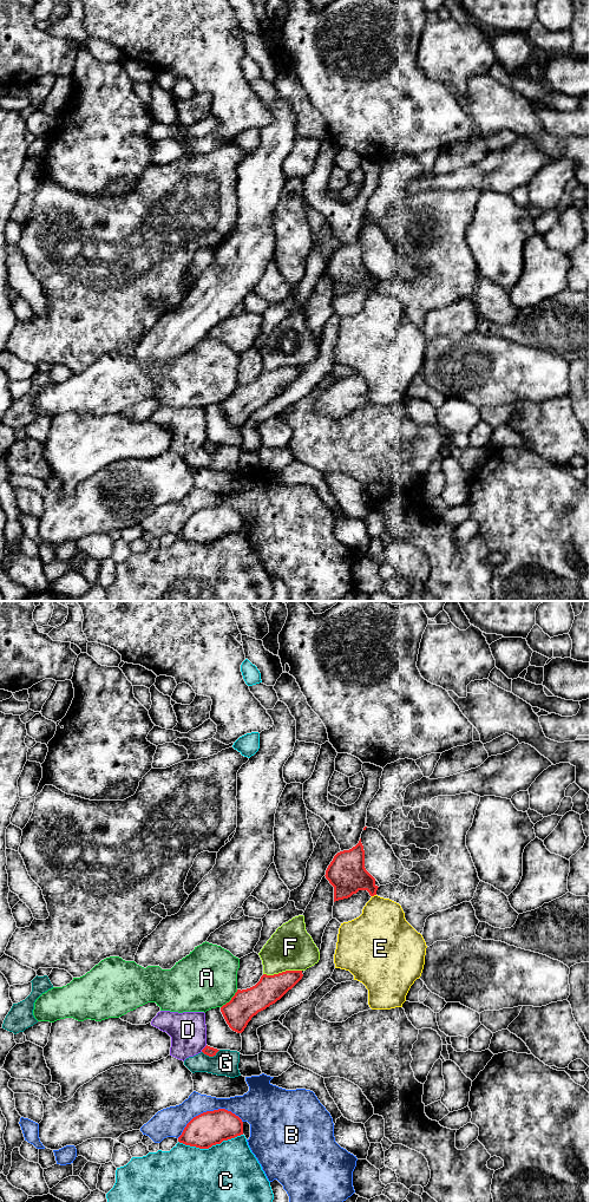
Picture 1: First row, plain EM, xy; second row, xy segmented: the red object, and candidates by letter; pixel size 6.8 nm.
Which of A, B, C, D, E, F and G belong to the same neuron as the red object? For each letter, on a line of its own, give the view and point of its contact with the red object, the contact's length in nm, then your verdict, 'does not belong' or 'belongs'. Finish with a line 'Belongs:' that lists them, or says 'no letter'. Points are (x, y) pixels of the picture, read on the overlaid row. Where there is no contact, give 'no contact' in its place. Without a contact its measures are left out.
A: contact xy (231, 999); length 170 nm; does not belong
B: contact xy (208, 1111); length 460 nm; does not belong
C: contact xy (210, 1147); length 440 nm; does not belong
D: contact xy (203, 1049); length 60 nm; does not belong
E: contact xy (373, 895); length 40 nm; does not belong
F: contact xy (282, 972); length 260 nm; does not belong
G: contact xy (210, 1056); length 130 nm; does not belong
Belongs: no letter

